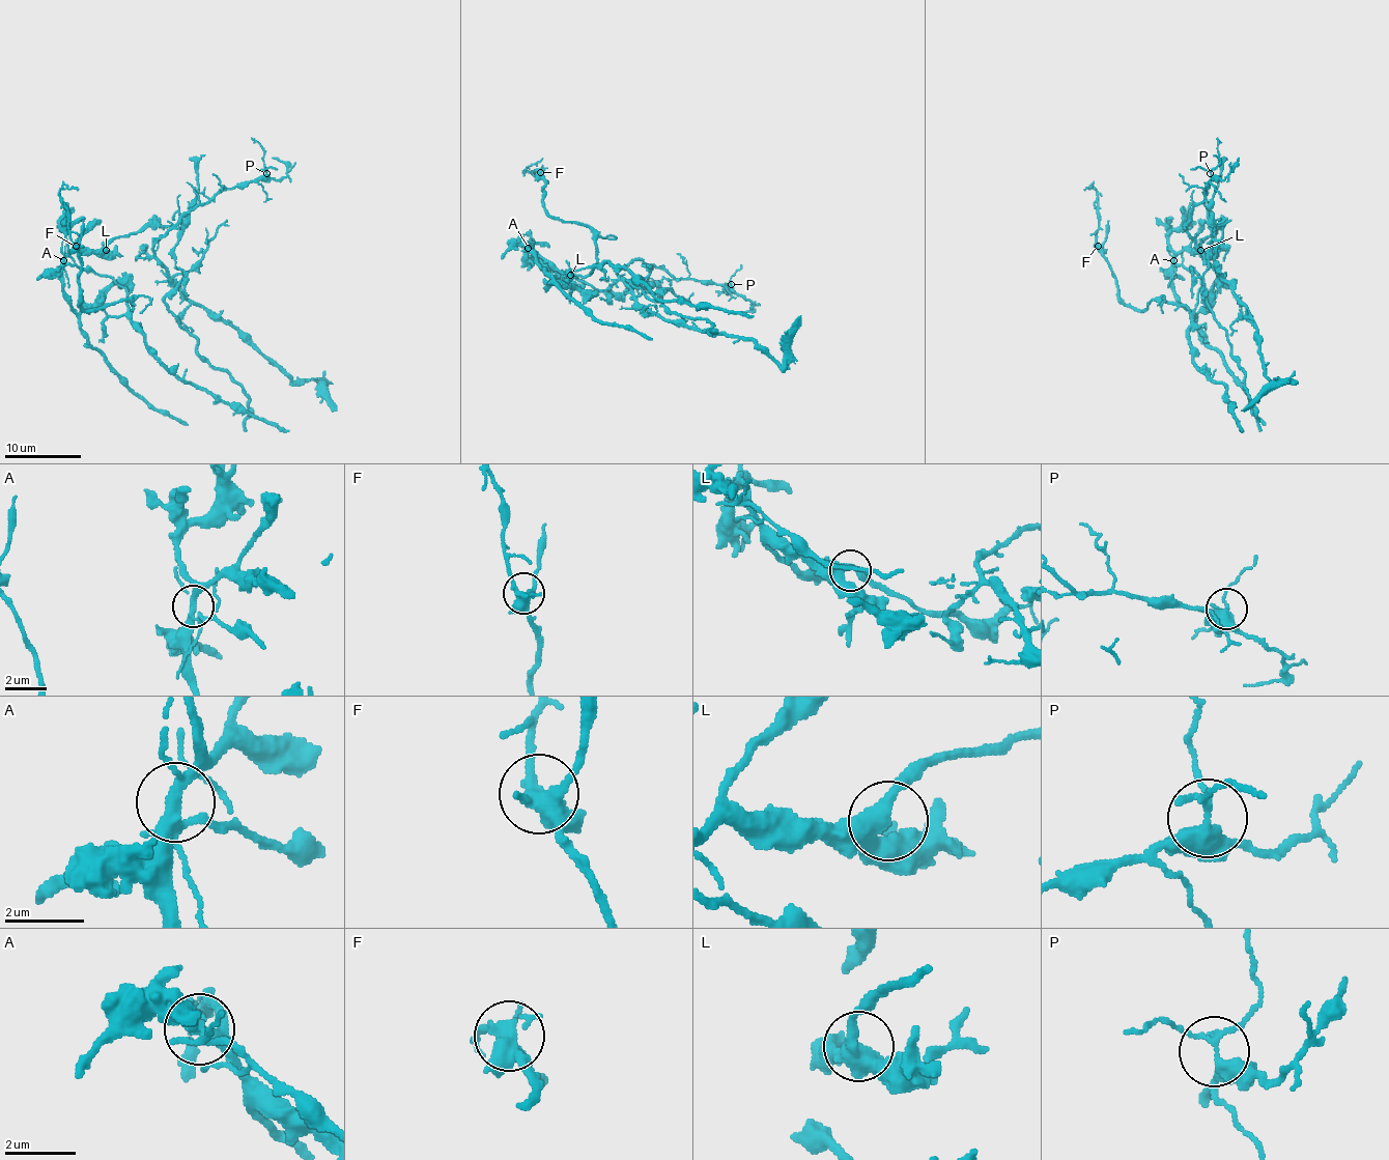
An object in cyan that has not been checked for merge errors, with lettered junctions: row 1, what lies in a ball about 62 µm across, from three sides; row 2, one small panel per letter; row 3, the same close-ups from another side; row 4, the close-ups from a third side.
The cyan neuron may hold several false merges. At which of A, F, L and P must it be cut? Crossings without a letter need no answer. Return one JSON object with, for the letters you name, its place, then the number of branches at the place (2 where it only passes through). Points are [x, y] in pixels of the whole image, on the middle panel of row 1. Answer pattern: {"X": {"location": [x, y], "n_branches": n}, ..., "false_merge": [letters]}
{"A": {"location": [528, 248], "n_branches": 6}, "false_merge": ["A"]}

